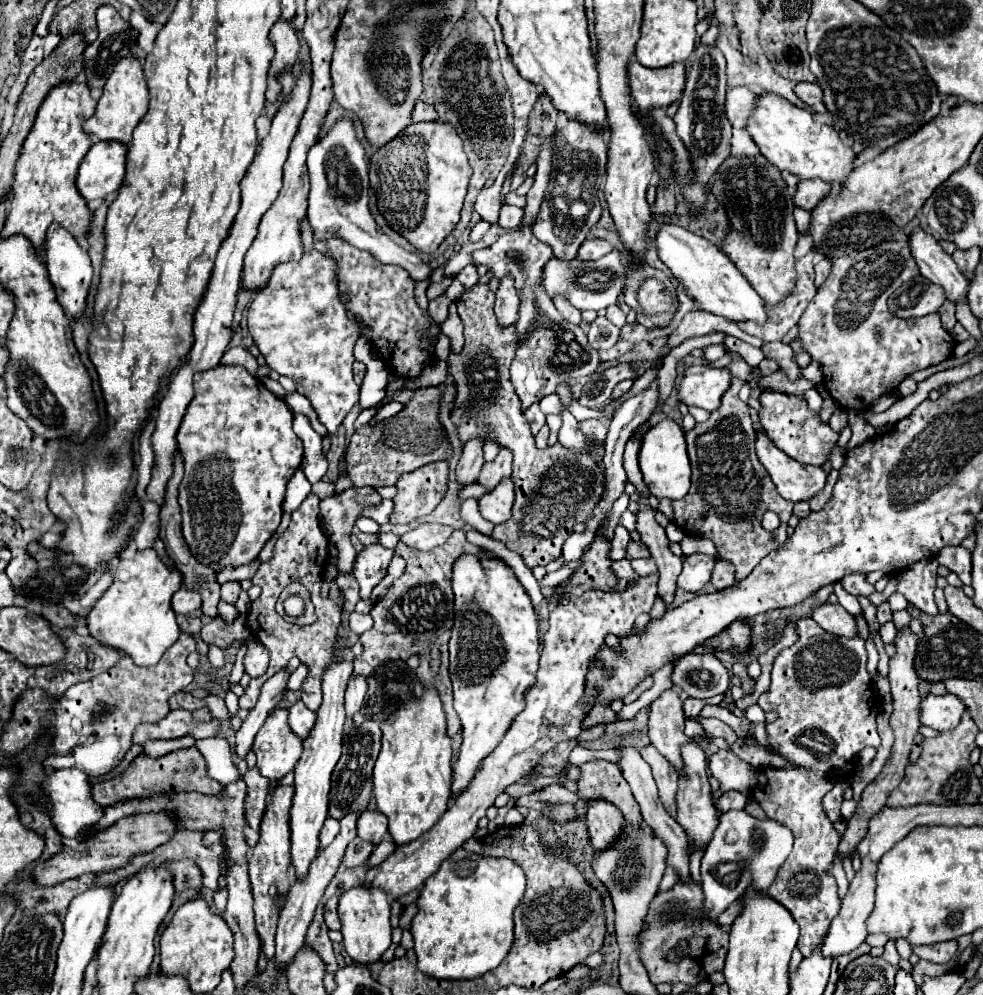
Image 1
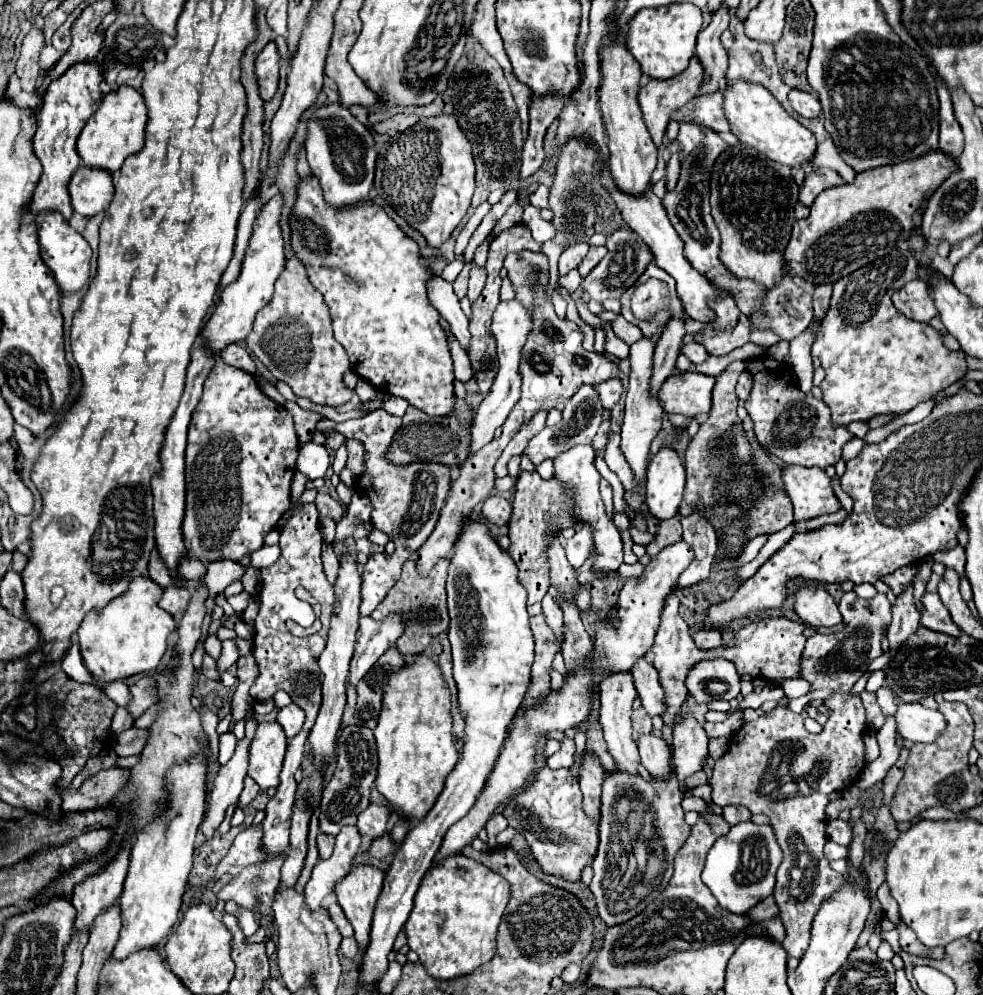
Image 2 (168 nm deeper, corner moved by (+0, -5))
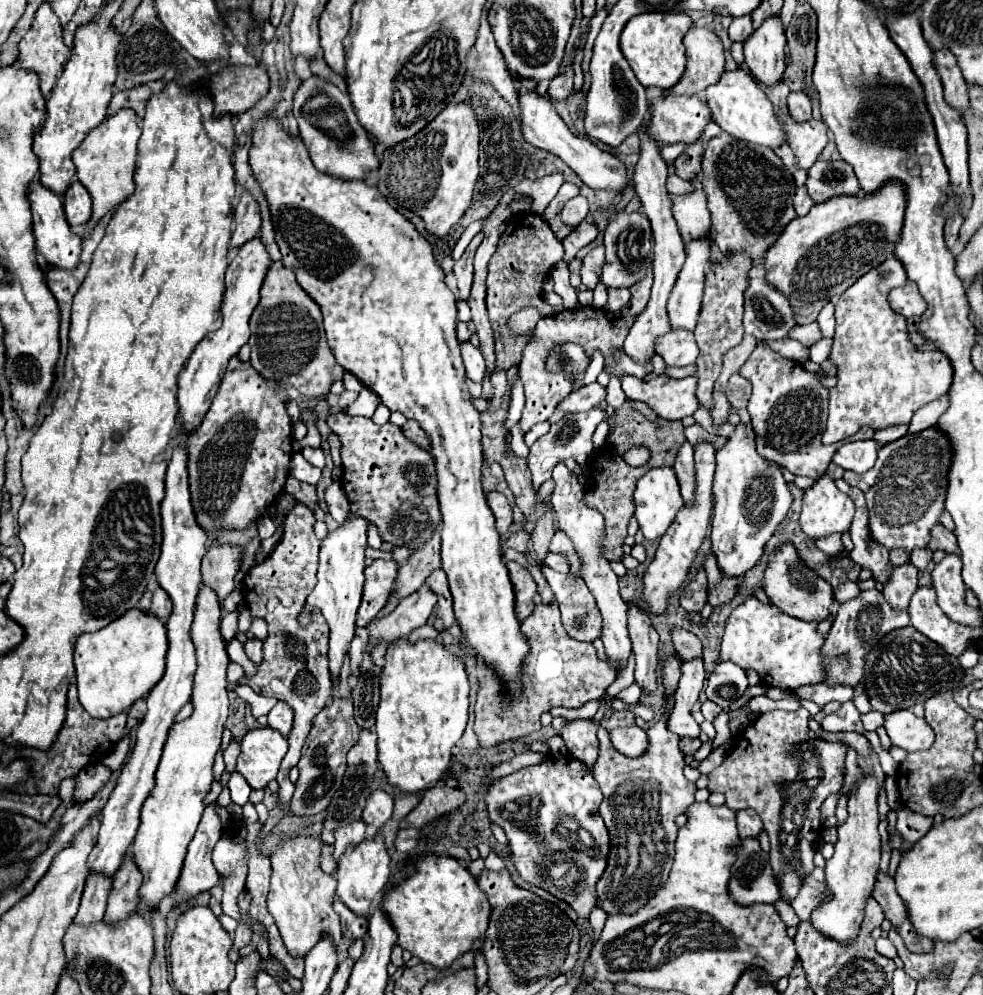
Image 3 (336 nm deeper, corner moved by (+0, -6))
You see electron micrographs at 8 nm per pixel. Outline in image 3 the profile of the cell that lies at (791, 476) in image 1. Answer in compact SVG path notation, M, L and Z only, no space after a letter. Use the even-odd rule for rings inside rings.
M828 474L820 476L810 488L804 490L800 526L808 538L820 538L820 536L832 534L832 532L844 534L850 528L852 516L854 516L854 502L834 486L834 480Z

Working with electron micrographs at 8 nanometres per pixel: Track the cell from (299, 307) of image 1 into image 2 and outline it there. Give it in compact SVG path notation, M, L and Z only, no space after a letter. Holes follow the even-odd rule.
M290 257L276 281L272 301L256 315L254 329L246 337L248 349L278 379L286 381L294 395L308 397L312 403L340 407L354 391L346 389L342 377L350 371L350 361L340 343L334 341L332 321L324 297L308 283L308 275L298 257Z

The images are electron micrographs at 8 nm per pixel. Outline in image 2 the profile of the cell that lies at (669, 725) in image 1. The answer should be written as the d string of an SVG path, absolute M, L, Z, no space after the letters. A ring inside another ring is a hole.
M646 655L640 657L640 661L636 661L636 665L630 671L634 677L634 685L636 685L638 697L642 701L642 707L648 711L650 717L660 715L666 709L664 691L660 689L658 673L656 673L654 665L650 663L650 659Z

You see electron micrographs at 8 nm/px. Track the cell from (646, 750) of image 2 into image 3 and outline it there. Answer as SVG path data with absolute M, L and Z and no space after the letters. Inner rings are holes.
M628 726L628 728L616 728L610 732L612 744L618 752L622 752L624 756L636 758L640 754L646 752L648 748L648 736L642 728L638 726Z

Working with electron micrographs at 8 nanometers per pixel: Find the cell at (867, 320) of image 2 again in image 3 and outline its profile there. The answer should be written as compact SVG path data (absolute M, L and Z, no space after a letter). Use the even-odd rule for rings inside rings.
M892 256L884 260L878 268L872 268L864 274L858 282L854 282L842 296L834 300L836 304L836 334L832 342L832 350L828 360L836 366L838 384L830 388L830 414L828 414L828 428L822 434L824 444L840 442L852 434L856 434L862 426L870 426L874 430L882 430L896 424L910 424L912 416L932 400L938 400L948 392L952 386L954 368L952 362L940 350L920 352L908 332L906 318L896 314L888 304L888 290L906 284L906 270L904 266Z

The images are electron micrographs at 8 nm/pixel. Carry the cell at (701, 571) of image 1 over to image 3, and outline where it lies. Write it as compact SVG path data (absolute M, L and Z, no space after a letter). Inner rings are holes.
M684 442L676 462L672 466L678 474L678 482L680 482L680 490L682 490L682 498L684 504L694 504L694 486L696 486L696 478L694 478L694 446L690 442Z

